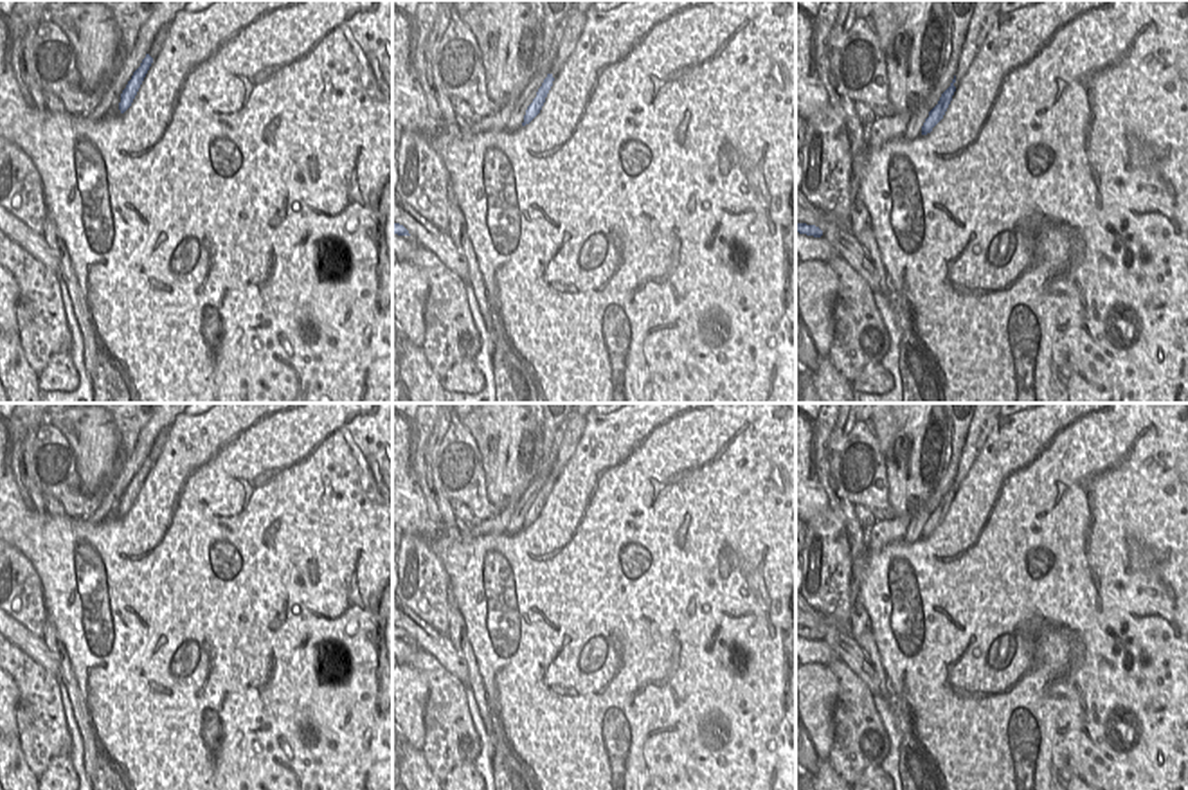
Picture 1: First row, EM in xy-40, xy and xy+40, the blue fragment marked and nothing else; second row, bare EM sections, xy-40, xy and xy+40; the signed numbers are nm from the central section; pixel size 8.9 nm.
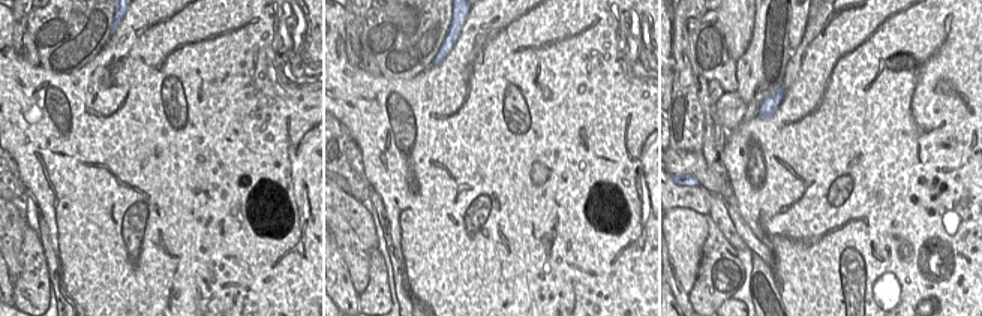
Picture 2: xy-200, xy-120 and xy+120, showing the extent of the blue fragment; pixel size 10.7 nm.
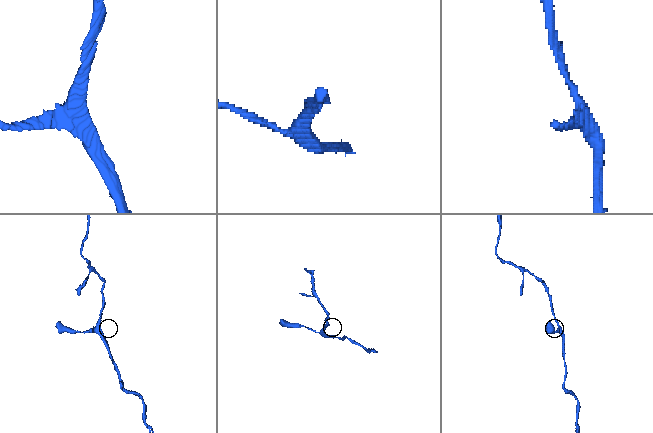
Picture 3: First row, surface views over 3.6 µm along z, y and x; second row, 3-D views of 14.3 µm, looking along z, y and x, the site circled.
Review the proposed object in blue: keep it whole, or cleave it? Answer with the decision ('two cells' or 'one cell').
one cell

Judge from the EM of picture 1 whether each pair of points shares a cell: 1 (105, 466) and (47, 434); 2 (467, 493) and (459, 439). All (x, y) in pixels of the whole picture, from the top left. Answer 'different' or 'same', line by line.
1: different
2: same

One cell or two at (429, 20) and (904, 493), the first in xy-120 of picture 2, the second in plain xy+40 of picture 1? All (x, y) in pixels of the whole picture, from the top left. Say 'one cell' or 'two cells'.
two cells

